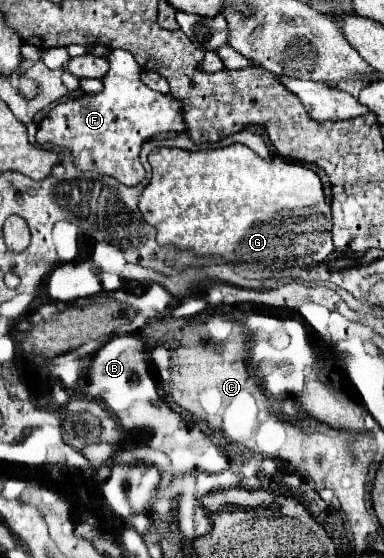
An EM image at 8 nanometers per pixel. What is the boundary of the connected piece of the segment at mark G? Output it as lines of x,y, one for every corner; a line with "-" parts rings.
234,143
228,147
220,147
220,149
204,149
204,151
184,151
184,149
176,149
176,147
160,147
154,149
148,155
148,161
152,165
152,179
150,183
144,187
138,207
144,215
144,219
156,227
156,241
158,245
176,245
182,251
192,251
196,255
212,255
212,257
224,257
224,259
234,259
238,263
242,263
242,267
256,271
256,269
286,269
286,267
312,267
318,263
326,261
326,255
330,255
330,251
334,249
332,245
332,215
330,215
330,207
326,205
324,193
322,193
322,183
318,179
318,175
300,165
300,163
290,163
284,161
280,157
274,159
262,159
258,157
252,149
248,149
246,145

